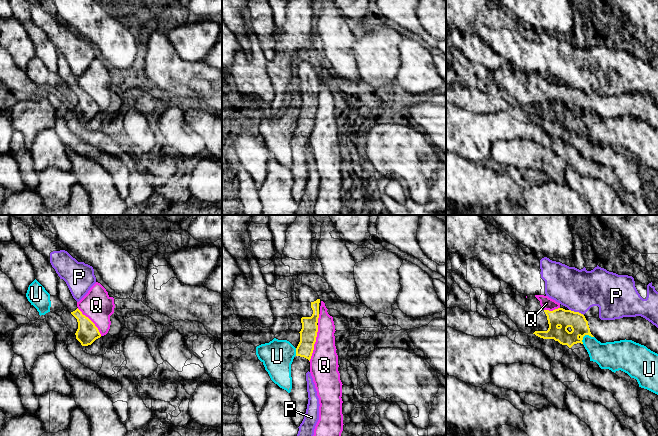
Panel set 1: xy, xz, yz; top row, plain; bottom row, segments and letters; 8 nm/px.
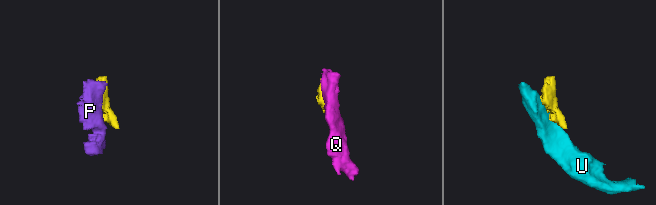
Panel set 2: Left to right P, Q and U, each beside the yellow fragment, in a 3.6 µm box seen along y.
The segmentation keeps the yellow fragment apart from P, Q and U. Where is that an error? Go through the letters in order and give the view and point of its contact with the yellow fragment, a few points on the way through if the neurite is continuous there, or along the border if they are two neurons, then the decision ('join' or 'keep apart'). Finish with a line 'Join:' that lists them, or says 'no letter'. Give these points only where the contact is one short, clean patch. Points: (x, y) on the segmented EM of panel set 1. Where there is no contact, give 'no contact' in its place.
P: contact yz (576, 312); border yz (569, 309), (580, 312), (583, 315); keep apart
Q: contact xz (314, 343); keep apart
U: contact yz (585, 334); keep apart
Join: no letter

